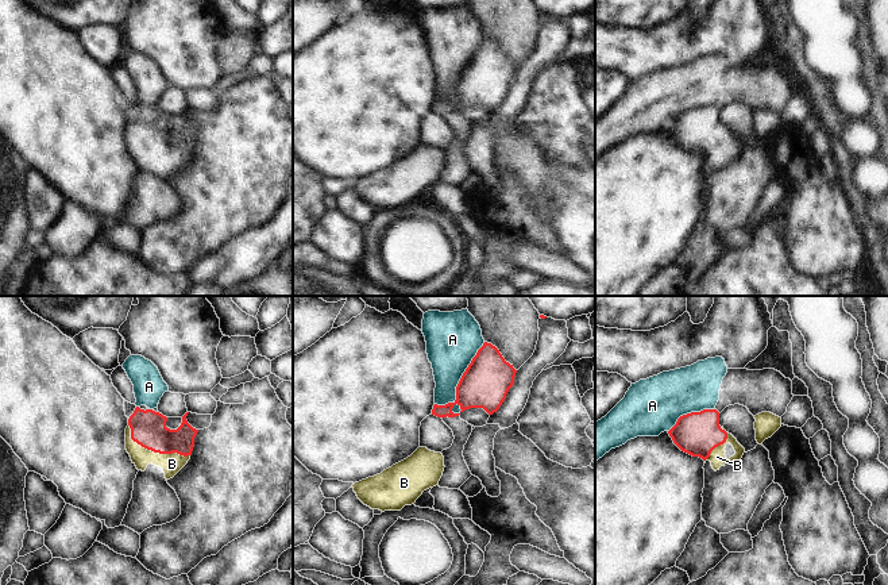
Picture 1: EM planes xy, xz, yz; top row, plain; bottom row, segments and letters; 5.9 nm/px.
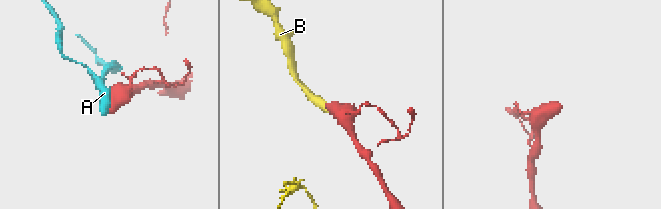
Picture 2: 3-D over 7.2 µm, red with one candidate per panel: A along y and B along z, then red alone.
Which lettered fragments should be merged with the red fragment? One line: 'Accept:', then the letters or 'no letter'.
Accept: B

